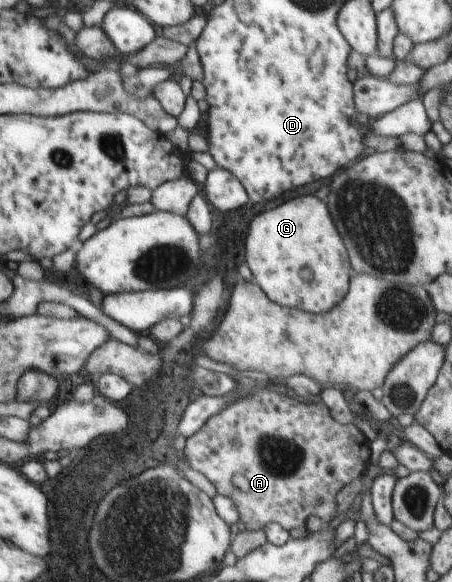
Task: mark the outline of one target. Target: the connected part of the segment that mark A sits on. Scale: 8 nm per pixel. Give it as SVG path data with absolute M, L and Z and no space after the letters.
M260 389L211 416L196 434L186 439L178 461L180 467L190 467L204 474L218 495L232 500L246 530L257 531L275 522L290 531L306 527L310 515L318 516L326 525L336 518L336 494L365 473L371 462L371 443L355 424L334 420L319 398L306 403L286 394Z

